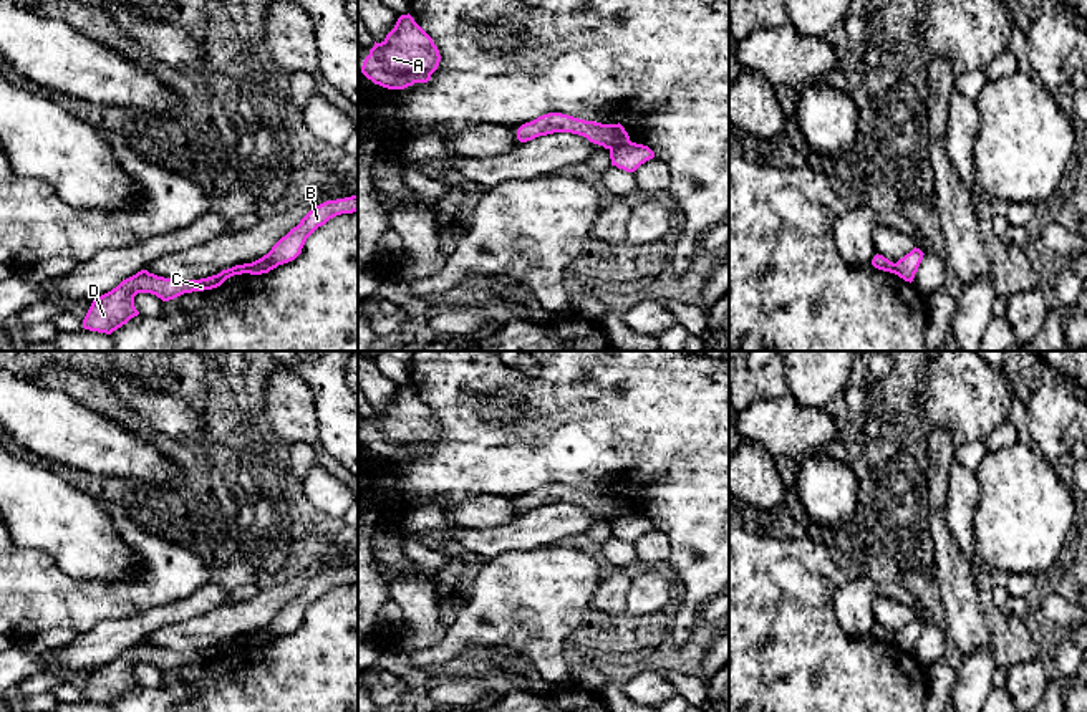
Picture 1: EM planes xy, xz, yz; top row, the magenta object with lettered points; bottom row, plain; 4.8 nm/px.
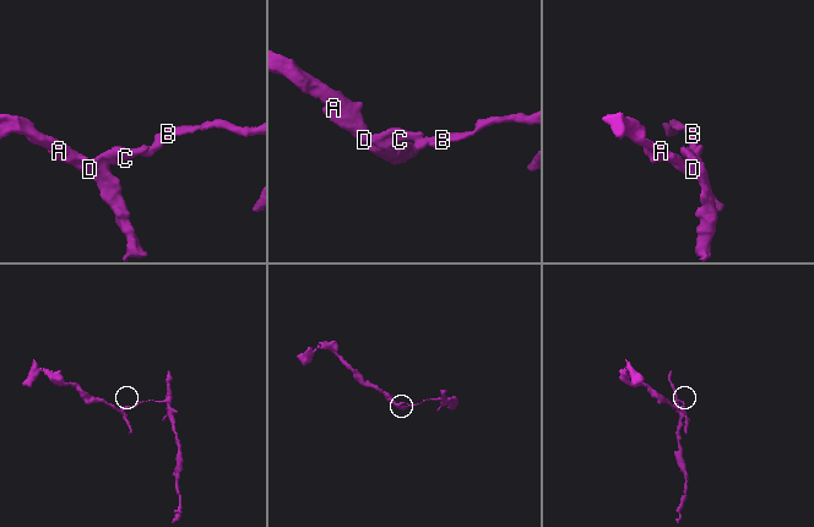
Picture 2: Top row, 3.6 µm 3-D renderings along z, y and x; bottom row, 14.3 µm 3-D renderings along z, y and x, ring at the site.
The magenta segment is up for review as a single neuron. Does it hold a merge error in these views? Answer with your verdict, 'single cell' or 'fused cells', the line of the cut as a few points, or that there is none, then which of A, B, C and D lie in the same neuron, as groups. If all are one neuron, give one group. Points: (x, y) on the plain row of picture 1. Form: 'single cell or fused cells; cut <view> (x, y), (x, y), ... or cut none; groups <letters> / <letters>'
fused cells; cut xz (630, 512), (610, 522); groups A C D / B

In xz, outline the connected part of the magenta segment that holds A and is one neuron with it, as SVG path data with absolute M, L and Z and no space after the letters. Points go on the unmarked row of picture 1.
M401 386L381 414L374 412L361 444L388 460L428 454L441 426L432 409L408 386Z

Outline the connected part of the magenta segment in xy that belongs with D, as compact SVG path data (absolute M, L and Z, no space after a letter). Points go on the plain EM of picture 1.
M249 634L235 636L222 641L217 646L200 651L176 651L164 649L147 641L141 641L136 646L123 651L111 662L96 667L83 690L83 699L89 702L111 705L139 682L134 677L134 667L138 664L151 664L162 672L174 671L184 664L204 662L220 657L227 649L234 646L247 644Z

